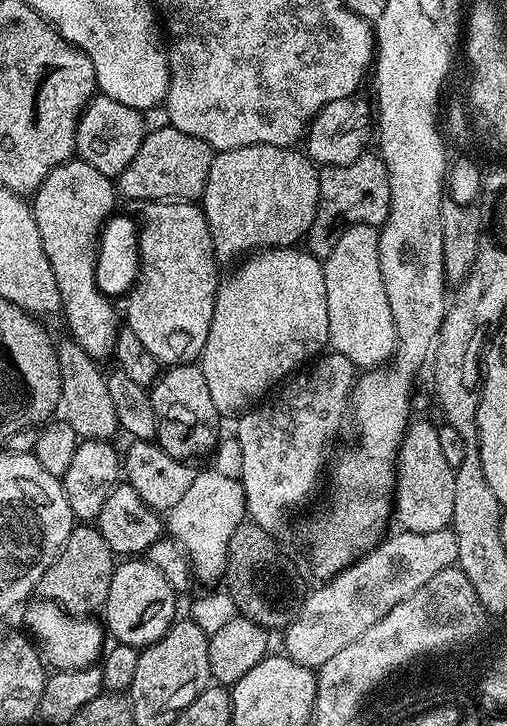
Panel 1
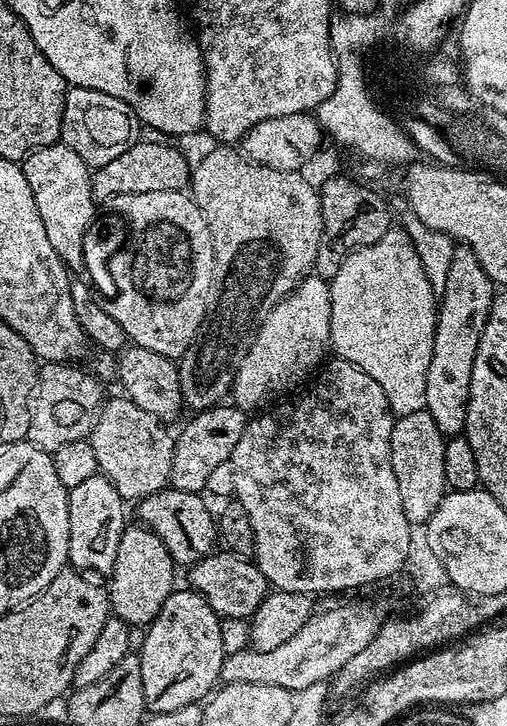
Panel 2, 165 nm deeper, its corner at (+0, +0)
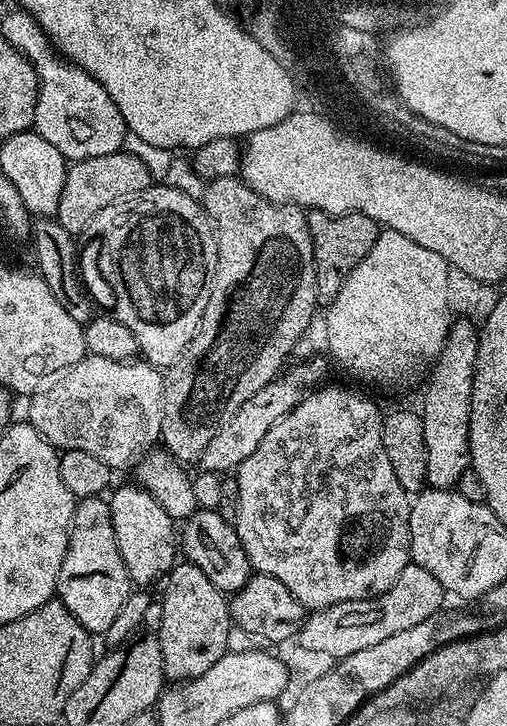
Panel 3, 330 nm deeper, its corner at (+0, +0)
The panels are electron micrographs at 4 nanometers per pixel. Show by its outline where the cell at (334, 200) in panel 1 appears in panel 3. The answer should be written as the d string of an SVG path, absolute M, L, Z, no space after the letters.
M309 211L308 229L314 246L314 266L316 268L316 302L317 305L327 306L338 298L338 290L350 278L354 266L370 254L370 246L382 231L381 225L362 214L346 214L345 216L331 216L325 212Z

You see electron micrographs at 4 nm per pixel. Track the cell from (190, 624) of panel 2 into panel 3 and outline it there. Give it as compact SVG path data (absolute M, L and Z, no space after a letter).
M187 562L173 567L164 586L164 597L159 601L162 626L158 633L164 674L169 681L187 682L198 678L198 674L206 674L206 670L228 651L228 632L234 627L230 600L206 574L202 574L202 570L198 570L198 566Z

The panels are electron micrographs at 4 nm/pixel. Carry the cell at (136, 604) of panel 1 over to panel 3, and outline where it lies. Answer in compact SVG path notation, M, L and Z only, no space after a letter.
M131 482L114 492L108 500L110 522L114 522L118 554L122 554L122 562L126 562L126 570L133 585L148 586L144 584L152 584L155 580L163 581L178 560L177 525L144 487Z

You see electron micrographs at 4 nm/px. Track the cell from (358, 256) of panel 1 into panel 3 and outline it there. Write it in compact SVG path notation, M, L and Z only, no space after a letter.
M384 228L374 246L370 246L370 254L354 266L350 278L346 278L342 290L338 290L338 298L327 305L324 336L333 358L346 371L364 380L377 380L380 384L410 383L416 372L423 373L426 366L435 361L448 337L450 311L446 302L446 282L449 269L450 265L434 254L434 250L418 246L418 242L406 238L406 234L398 234L398 230Z

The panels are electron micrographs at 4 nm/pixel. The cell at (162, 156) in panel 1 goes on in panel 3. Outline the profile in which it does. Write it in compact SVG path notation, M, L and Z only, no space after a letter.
M119 150L101 157L86 158L69 163L66 186L62 186L62 198L58 198L58 210L54 219L67 232L79 234L93 227L96 216L106 206L120 204L153 187L154 181L145 162L134 154Z

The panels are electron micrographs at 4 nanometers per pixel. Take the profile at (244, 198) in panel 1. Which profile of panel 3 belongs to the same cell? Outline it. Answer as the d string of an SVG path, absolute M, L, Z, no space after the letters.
M236 176L209 180L206 187L208 189L205 190L204 196L202 195L202 203L204 213L211 220L216 234L216 253L218 254L214 286L210 290L210 302L206 302L206 310L202 314L200 325L194 334L194 338L188 343L184 353L166 369L164 377L164 405L162 406L160 440L162 441L163 450L179 462L187 462L186 460L199 461L202 450L206 450L206 442L210 442L210 438L214 438L214 434L218 434L218 430L222 430L222 426L226 426L226 422L230 422L230 418L234 418L234 414L238 414L238 406L242 406L242 402L254 398L254 394L258 394L258 390L262 390L262 386L266 386L270 381L281 375L282 369L289 363L288 355L295 350L296 343L303 338L304 331L312 324L312 315L318 311L314 246L310 238L307 215L297 208L295 204L270 203L269 200L259 196L248 184L244 183L243 179Z

